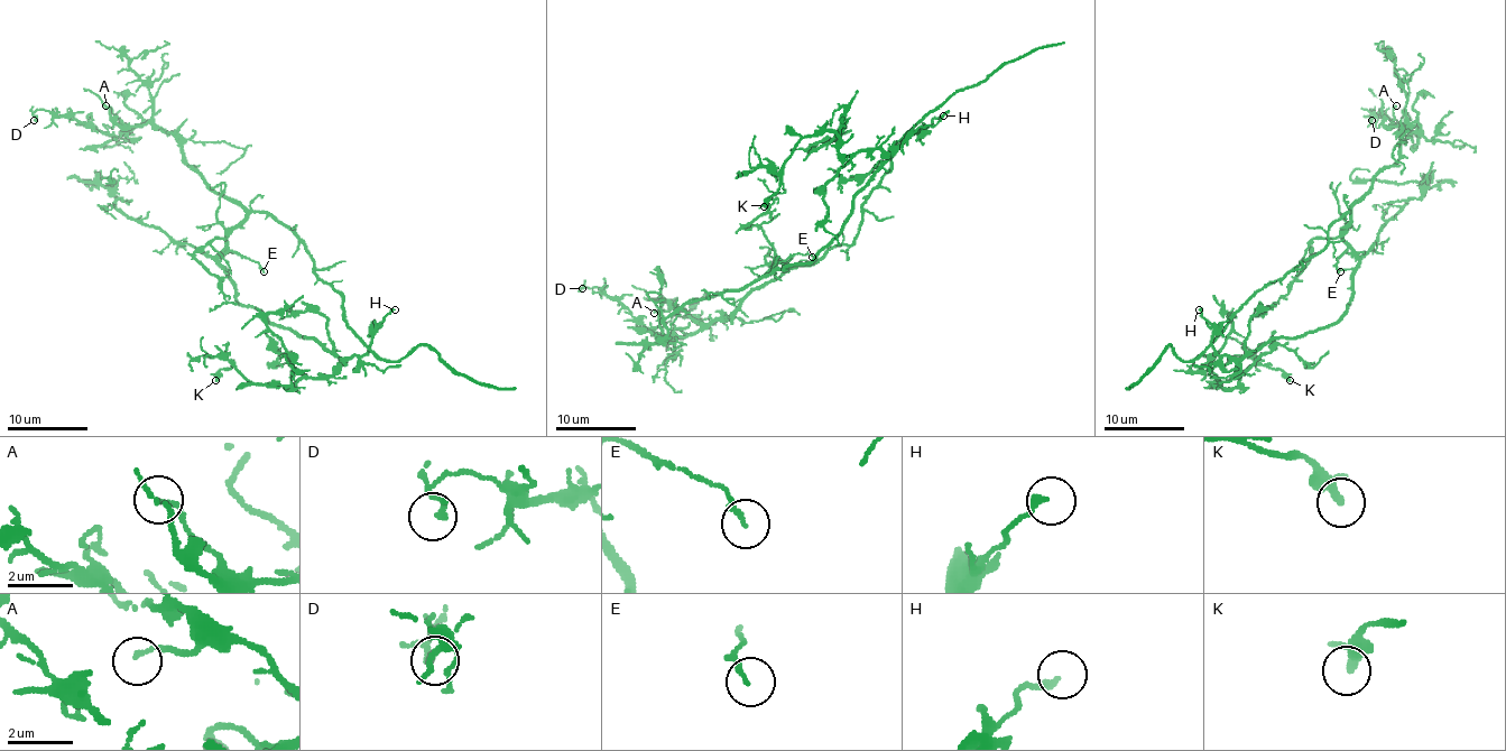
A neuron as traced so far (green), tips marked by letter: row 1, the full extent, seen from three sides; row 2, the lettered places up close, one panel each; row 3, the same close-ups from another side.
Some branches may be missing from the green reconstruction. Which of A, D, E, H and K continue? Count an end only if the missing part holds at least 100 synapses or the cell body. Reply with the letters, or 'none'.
none

